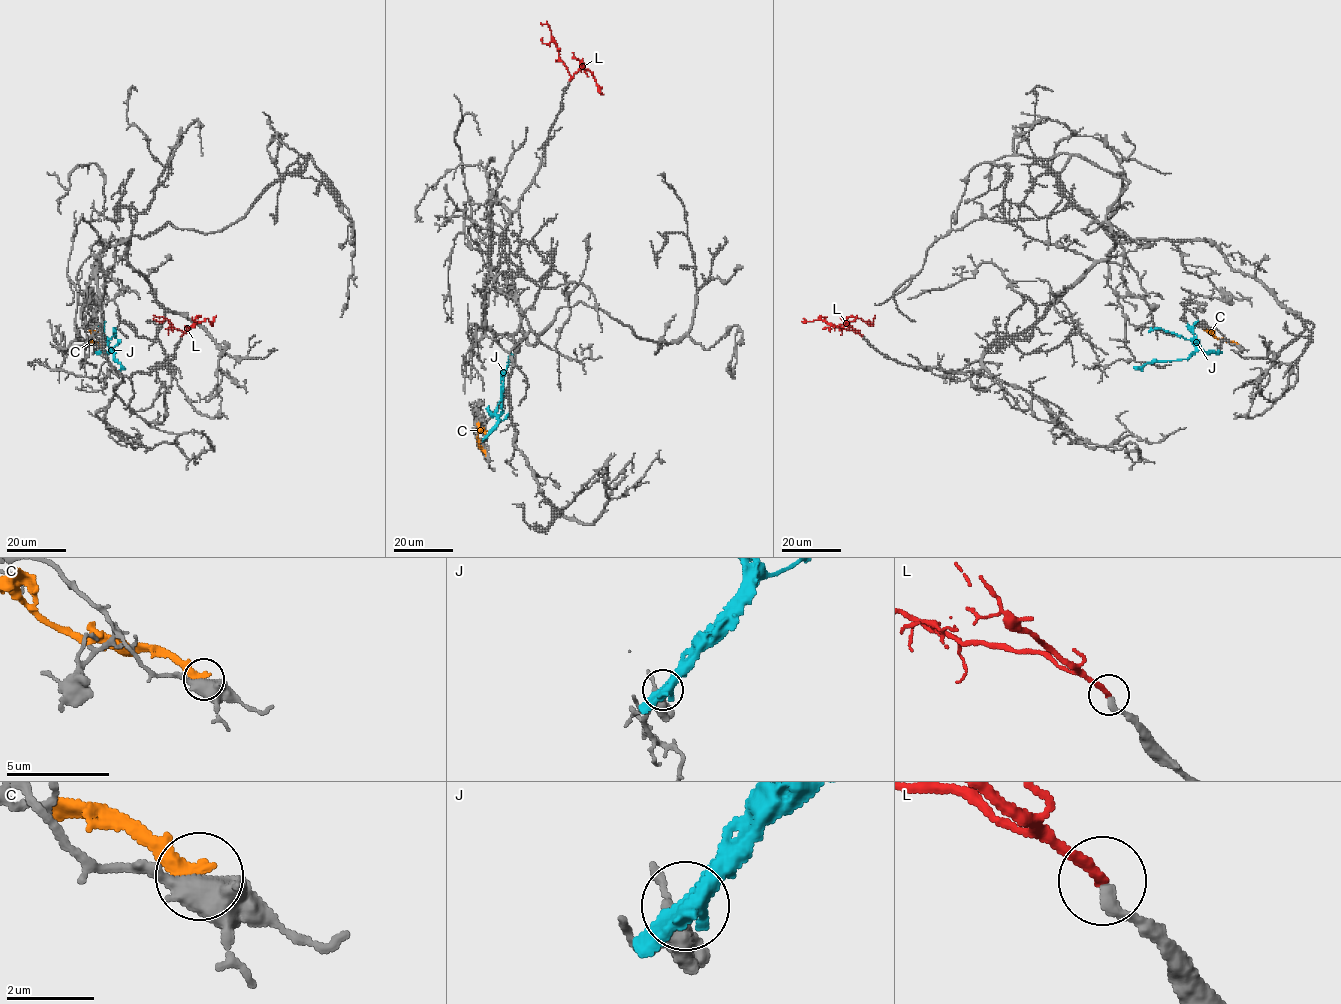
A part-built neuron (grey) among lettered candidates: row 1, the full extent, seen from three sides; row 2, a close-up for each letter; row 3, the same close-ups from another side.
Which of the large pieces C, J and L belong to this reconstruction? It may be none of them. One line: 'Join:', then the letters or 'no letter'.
Join: L

